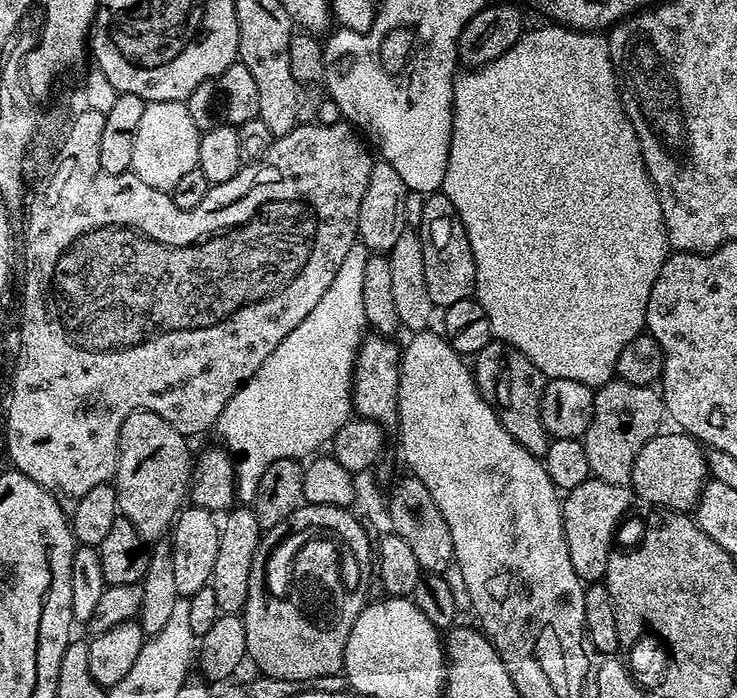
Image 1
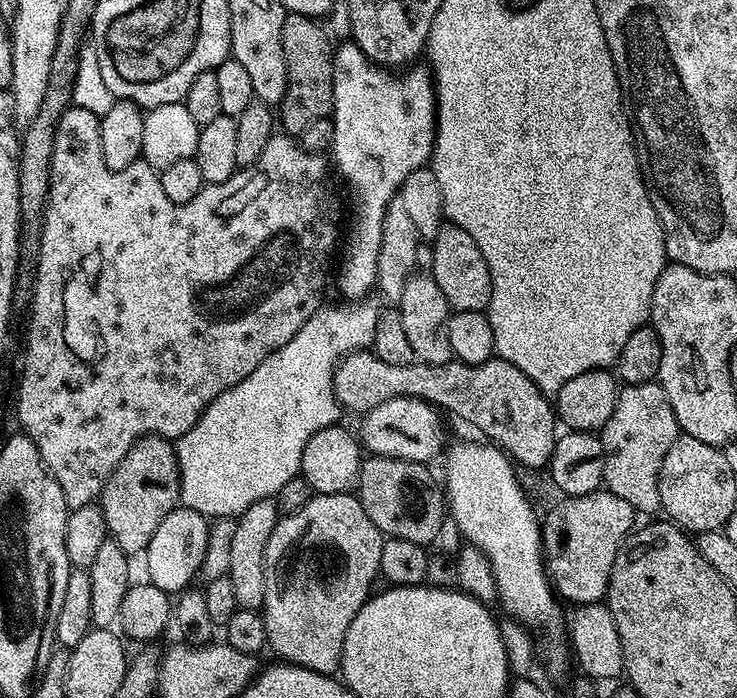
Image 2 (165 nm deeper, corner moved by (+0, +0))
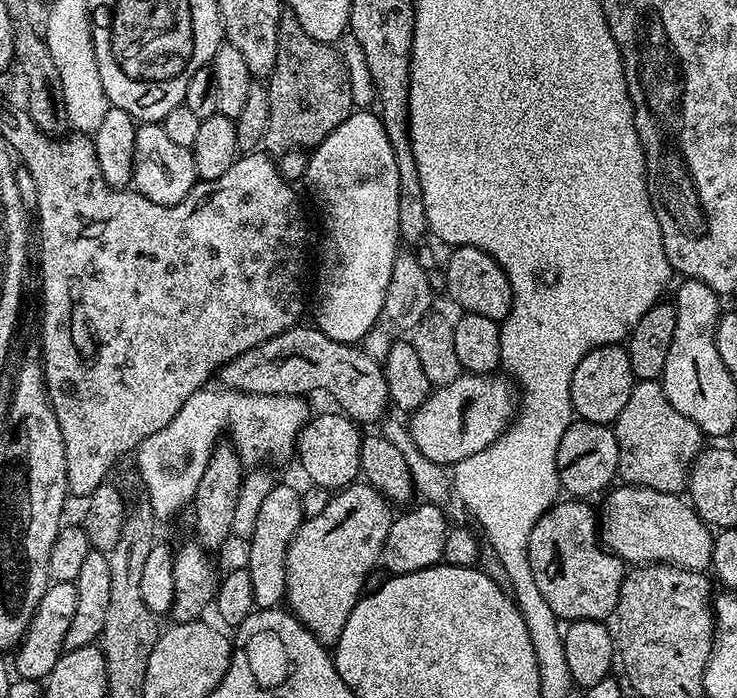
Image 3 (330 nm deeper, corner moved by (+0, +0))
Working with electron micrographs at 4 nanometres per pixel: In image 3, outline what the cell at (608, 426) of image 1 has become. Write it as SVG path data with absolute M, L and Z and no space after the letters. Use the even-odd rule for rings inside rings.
M641 380L632 387L630 402L614 421L614 431L620 447L618 476L625 485L677 494L685 491L688 474L705 447L706 437L690 418L682 418L670 406L660 380Z

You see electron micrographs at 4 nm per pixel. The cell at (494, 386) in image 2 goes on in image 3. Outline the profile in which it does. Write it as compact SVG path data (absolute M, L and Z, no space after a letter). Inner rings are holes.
M315 326L304 327L287 328L282 334L254 346L254 350L246 350L246 354L238 354L238 358L221 366L218 373L219 383L223 387L233 388L236 392L267 396L307 397L308 392L329 392L336 399L335 407L343 415L355 420L357 425L365 426L364 424L374 423L387 408L390 408L384 364L377 357L371 356L363 347L338 342Z

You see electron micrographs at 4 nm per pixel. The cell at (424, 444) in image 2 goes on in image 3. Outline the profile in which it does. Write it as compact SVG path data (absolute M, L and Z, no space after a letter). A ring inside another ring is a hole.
M462 374L453 384L436 388L428 401L411 413L410 431L414 446L418 446L430 462L455 466L462 458L470 458L470 454L486 450L486 446L493 444L513 419L514 388L503 375Z

